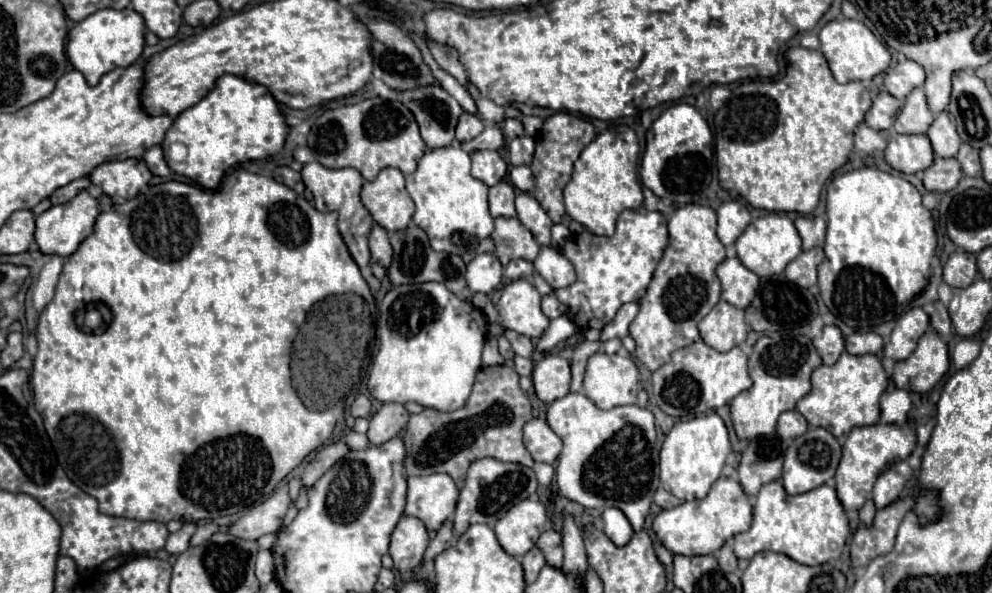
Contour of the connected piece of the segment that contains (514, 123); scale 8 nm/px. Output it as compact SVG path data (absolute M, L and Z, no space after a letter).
M506 119L506 121L504 121L504 137L506 137L508 141L512 141L514 137L520 137L520 135L524 135L522 123L520 123L518 119Z

